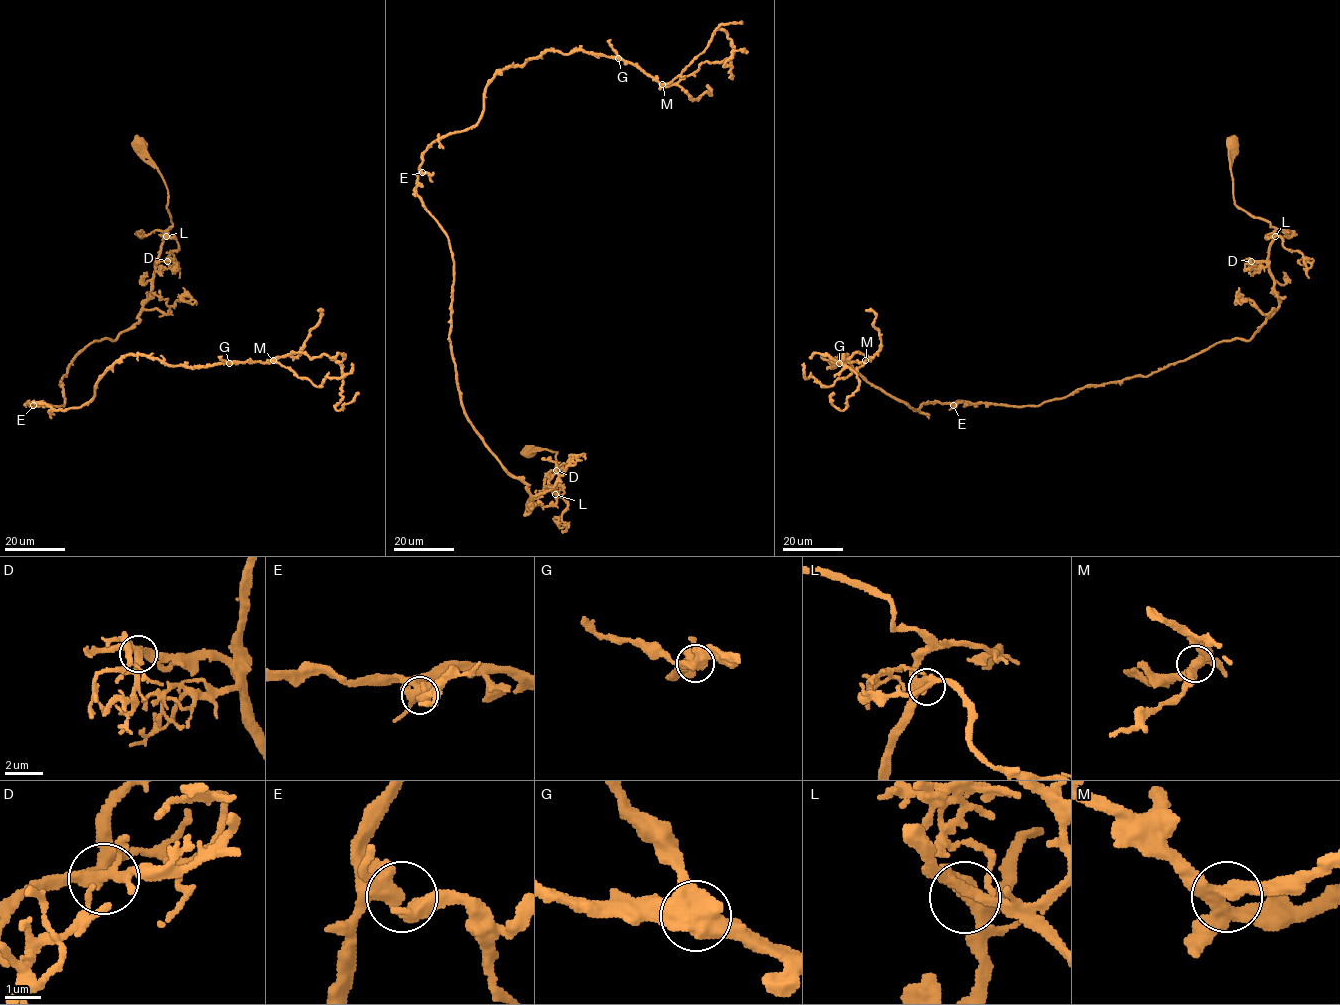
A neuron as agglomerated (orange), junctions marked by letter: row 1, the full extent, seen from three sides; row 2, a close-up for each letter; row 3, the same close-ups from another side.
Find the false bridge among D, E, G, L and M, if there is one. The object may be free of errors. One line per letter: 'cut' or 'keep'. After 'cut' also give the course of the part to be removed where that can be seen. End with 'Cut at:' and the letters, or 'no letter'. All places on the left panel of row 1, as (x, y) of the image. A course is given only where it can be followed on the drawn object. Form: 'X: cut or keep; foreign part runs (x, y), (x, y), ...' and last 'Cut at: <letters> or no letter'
D: keep
E: keep
G: keep
L: keep
M: keep
Cut at: no letter

